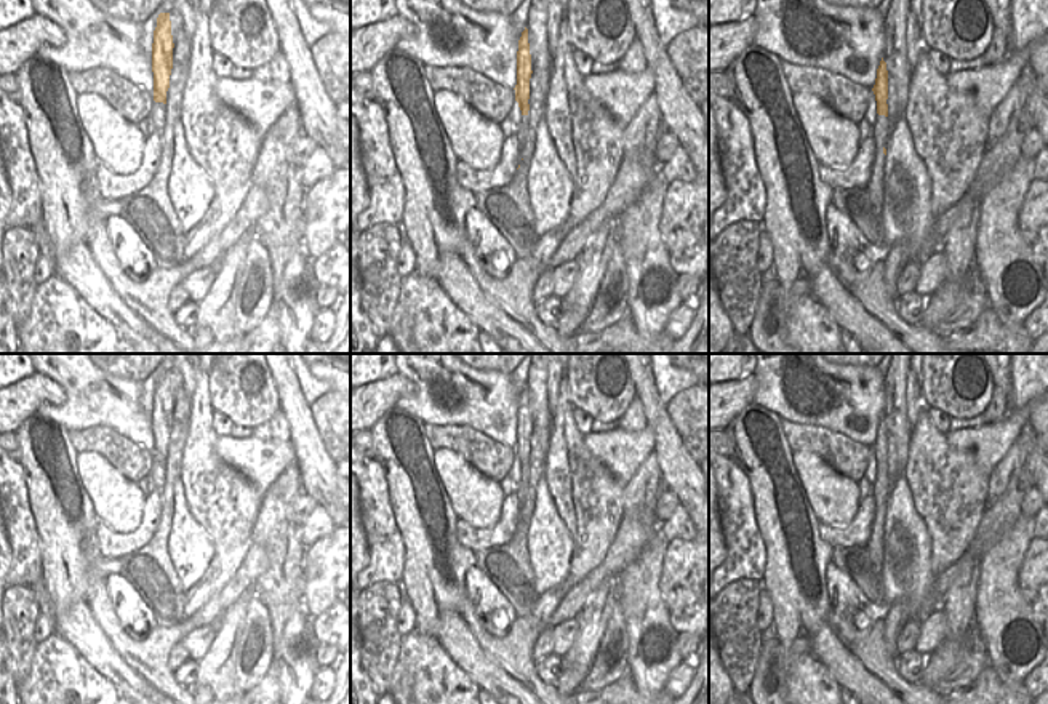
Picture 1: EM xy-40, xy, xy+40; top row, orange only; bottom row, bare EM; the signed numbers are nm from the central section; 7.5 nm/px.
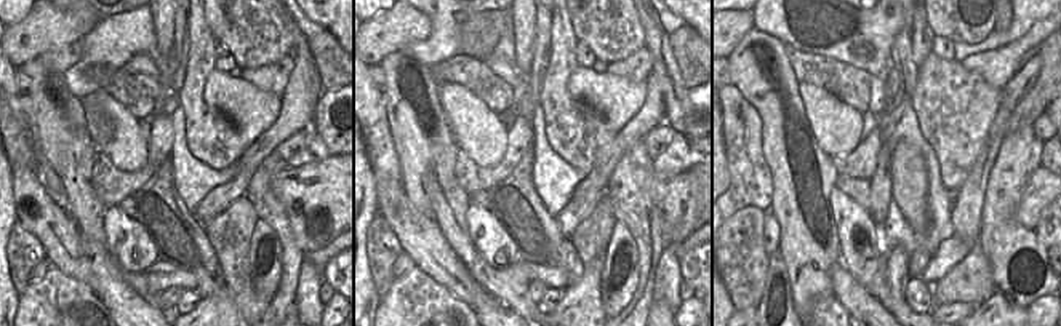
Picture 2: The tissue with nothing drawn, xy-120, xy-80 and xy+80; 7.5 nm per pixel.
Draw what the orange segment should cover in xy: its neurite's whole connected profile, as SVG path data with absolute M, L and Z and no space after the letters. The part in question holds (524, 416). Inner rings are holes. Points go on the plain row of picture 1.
M528 387L522 390L517 410L517 443L515 443L515 459L522 469L522 474L528 474L530 469L530 437L531 437L531 413L528 402Z

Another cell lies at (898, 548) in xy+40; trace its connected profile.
M894 526L886 536L883 554L888 555L890 568L902 584L912 581L912 566L909 555L912 552L912 541L902 526Z

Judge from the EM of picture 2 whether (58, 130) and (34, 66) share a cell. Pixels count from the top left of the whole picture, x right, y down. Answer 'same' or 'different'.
same

